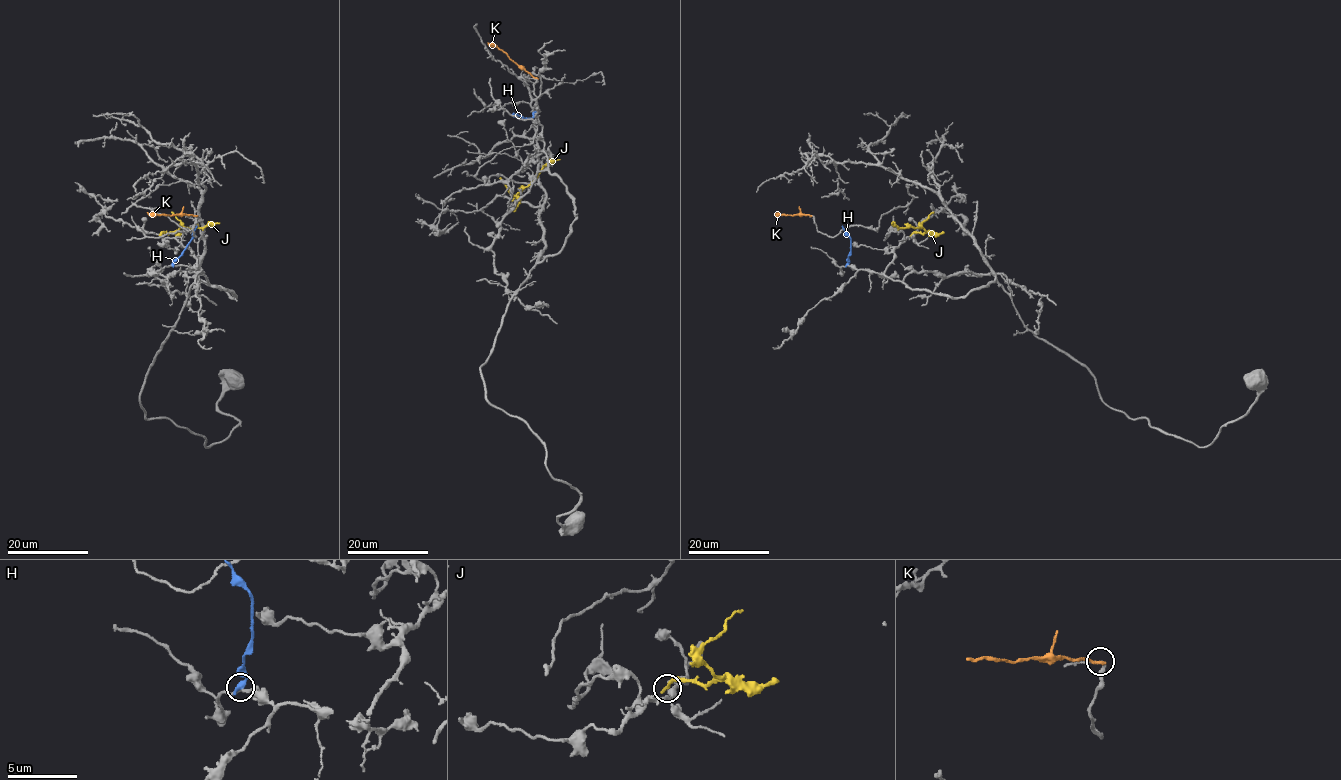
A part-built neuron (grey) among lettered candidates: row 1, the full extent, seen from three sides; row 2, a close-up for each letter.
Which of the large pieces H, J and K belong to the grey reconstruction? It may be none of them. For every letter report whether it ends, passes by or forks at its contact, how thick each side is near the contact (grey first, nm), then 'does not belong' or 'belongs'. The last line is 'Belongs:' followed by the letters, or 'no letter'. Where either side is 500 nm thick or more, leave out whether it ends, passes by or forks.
H: it ends | 200/420 nm | does not belong
J: it ends | 380/320 nm | does not belong
K: it ends | 200/220 nm | does not belong
Belongs: no letter

